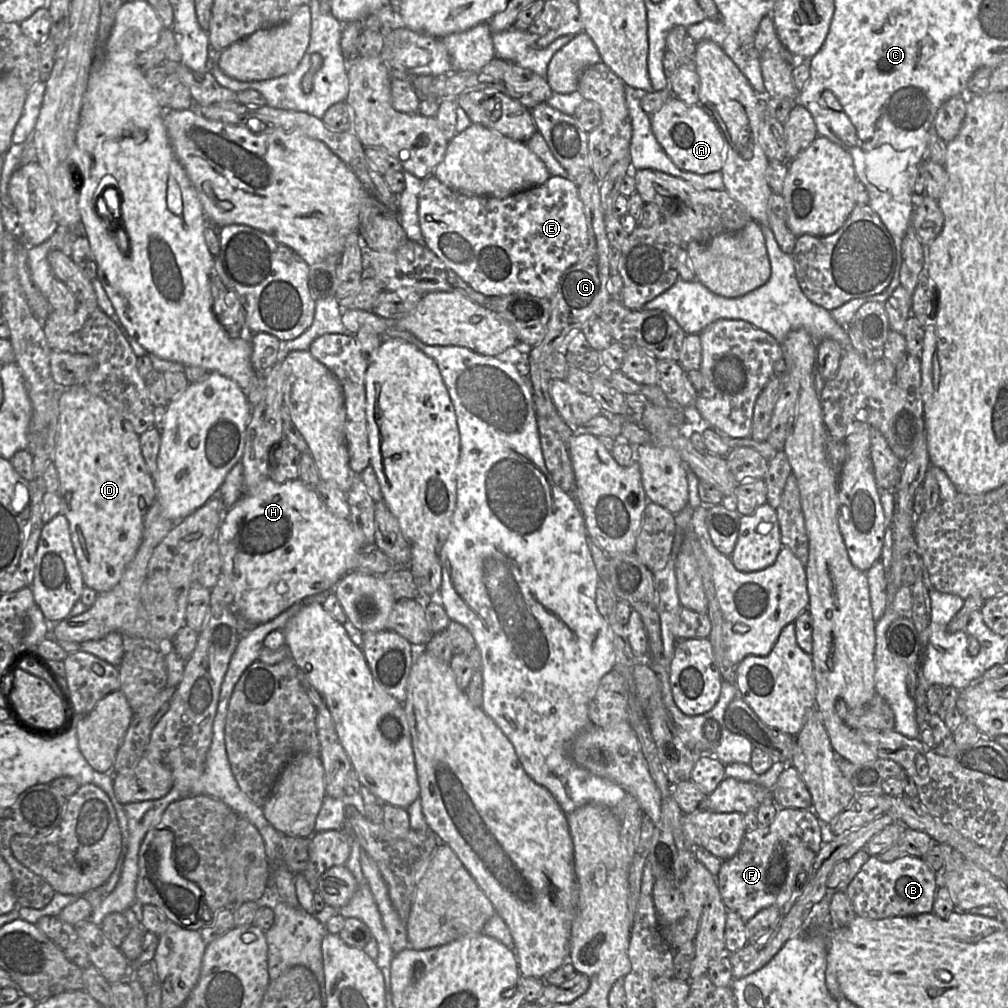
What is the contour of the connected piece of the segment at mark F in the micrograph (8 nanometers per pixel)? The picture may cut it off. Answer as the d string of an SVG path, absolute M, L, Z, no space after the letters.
M779 808L774 821L746 832L740 849L732 858L722 862L716 882L728 911L736 912L746 923L759 911L770 906L783 909L805 883L814 859L827 839L826 827L813 810Z

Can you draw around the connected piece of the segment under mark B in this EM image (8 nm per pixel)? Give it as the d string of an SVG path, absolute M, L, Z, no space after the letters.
M870 856L846 887L846 894L857 916L884 919L932 913L937 889L936 871L930 869L921 857L904 856L885 862Z

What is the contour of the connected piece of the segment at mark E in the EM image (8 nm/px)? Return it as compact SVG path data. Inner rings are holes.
M433 174L424 179L422 190L418 198L418 218L426 246L458 276L460 276L475 291L488 296L502 296L513 293L527 293L529 295L551 299L554 295L562 274L571 266L578 263L588 248L589 236L584 206L578 194L578 186L574 181L560 176L551 176L544 184L530 190L512 195L504 199L489 197L472 197L458 193L443 183Z

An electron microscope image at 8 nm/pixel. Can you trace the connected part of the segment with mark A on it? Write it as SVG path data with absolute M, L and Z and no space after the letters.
M672 97L668 102L666 102L663 107L656 112L655 114L651 115L651 126L652 131L659 142L659 144L662 146L666 154L670 157L670 159L673 161L673 163L681 170L688 171L696 174L708 174L712 172L721 171L724 160L725 160L725 139L723 137L722 132L720 131L718 125L716 124L715 120L712 118L712 116L700 105L686 105L684 102L682 102L677 97Z

